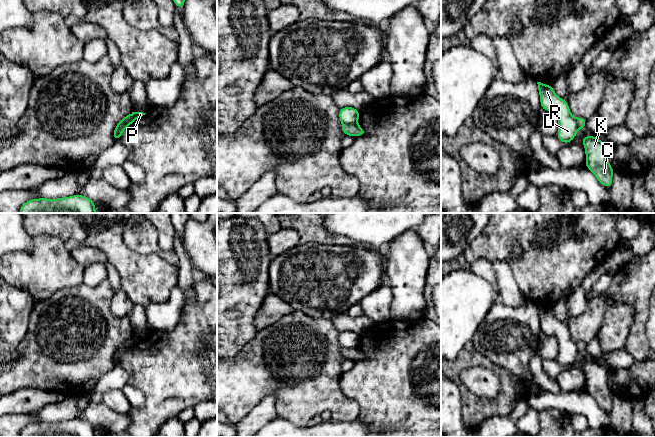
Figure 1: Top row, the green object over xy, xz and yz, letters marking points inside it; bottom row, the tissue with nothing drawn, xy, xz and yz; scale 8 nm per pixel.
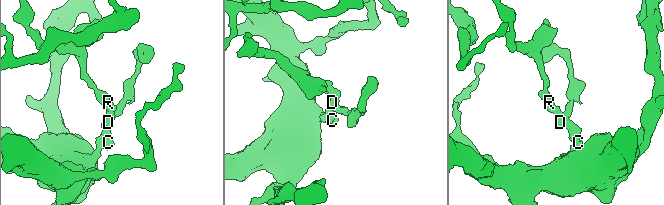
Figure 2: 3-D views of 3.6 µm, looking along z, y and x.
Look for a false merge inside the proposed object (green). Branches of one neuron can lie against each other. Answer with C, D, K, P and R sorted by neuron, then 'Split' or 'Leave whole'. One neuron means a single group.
Groups: C K P / D R. Split

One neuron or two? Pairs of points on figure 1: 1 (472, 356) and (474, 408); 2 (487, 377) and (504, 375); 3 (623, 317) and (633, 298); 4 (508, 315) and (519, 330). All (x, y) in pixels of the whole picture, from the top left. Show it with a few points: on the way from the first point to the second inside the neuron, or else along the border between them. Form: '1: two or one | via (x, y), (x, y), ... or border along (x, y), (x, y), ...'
1: one | via (492, 366), (504, 377), (504, 394), (494, 404)
2: two | border along (476, 367), (496, 374), (494, 398)
3: two | border along (614, 304), (632, 307), (634, 319), (629, 328)
4: one | via (508, 319), (515, 326)

